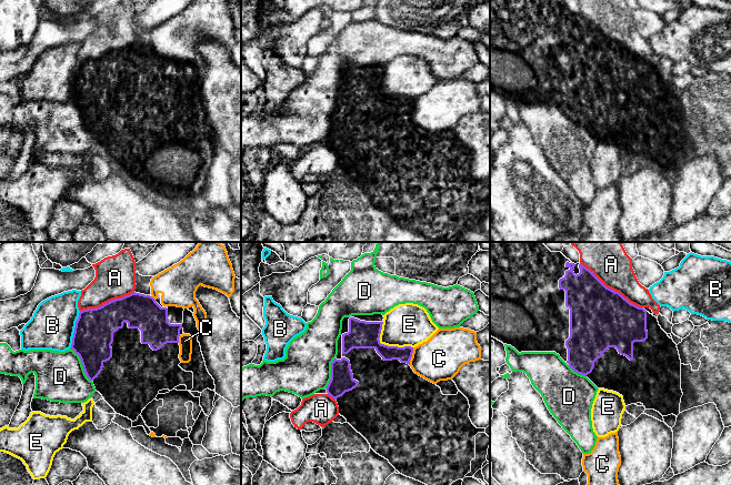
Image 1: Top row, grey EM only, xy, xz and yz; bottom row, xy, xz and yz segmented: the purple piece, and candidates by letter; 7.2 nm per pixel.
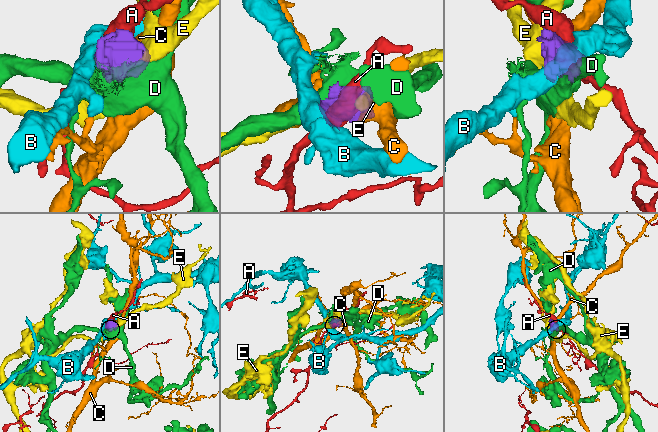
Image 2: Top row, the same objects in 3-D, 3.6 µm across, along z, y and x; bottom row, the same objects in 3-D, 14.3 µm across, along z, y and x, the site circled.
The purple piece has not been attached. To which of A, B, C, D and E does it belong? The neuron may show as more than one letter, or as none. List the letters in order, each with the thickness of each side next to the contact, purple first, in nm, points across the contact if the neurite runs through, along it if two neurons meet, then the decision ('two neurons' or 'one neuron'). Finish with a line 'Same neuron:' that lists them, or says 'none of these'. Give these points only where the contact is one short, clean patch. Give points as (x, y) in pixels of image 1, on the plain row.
A: 440/280 nm | two neurons
B: 280/320 nm | along xy (80, 62), (76, 73), (72, 94), (69, 99) | two neurons
C: 110/320 nm | two neurons
D: 280/360 nm | two neurons
E: 200/320 nm | two neurons
Same neuron: none of these

